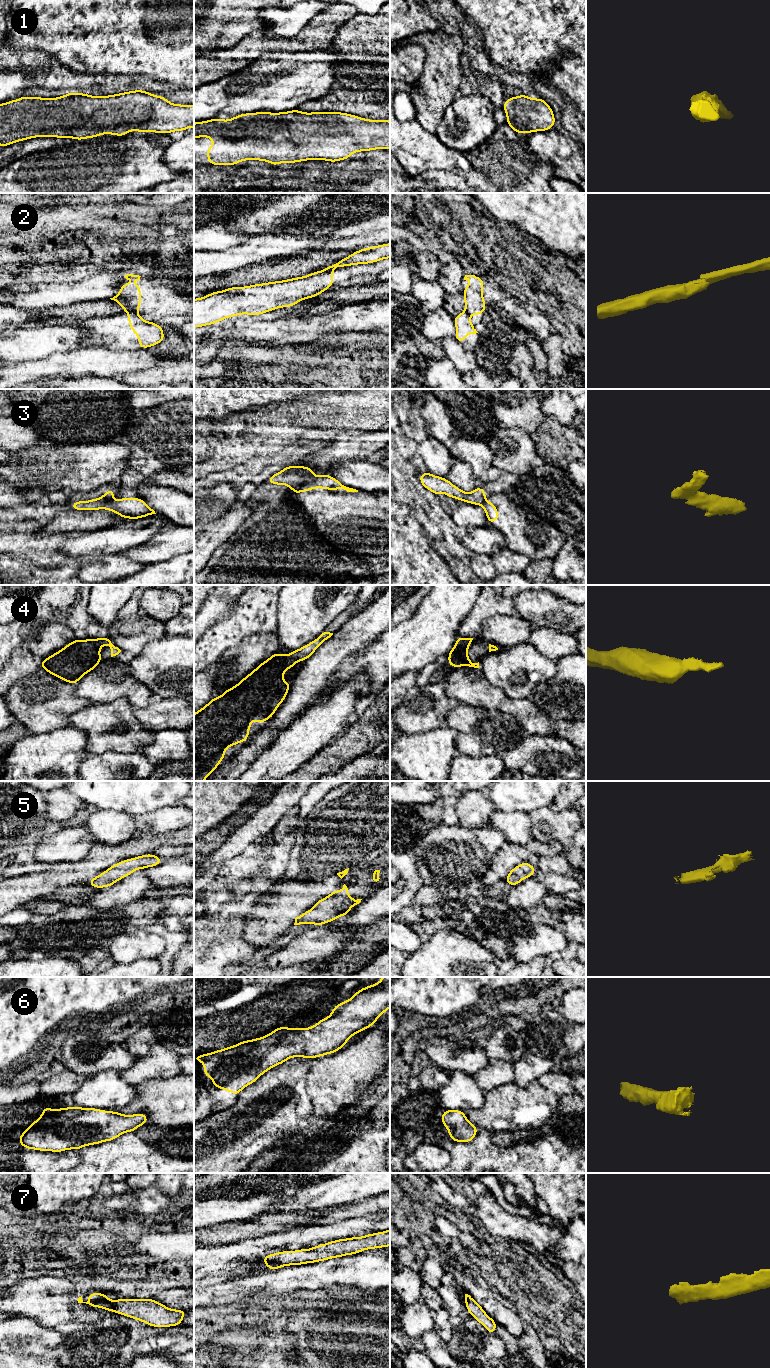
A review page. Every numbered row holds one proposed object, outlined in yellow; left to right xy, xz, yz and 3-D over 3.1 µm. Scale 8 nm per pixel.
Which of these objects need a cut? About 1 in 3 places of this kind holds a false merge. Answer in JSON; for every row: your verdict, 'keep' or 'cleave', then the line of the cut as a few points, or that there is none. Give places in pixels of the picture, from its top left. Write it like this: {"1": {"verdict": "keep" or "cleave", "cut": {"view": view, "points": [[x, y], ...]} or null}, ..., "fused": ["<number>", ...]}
{"1": {"verdict": "keep", "cut": null}, "2": {"verdict": "cleave", "cut": {"view": "xy", "points": [[128, 311], [136, 313]]}}, "3": {"verdict": "cleave", "cut": {"view": "xz", "points": [[316, 477], [293, 489]]}}, "4": {"verdict": "keep", "cut": null}, "5": {"verdict": "keep", "cut": null}, "6": {"verdict": "keep", "cut": null}, "7": {"verdict": "keep", "cut": null}, "fused": ["2", "3"]}

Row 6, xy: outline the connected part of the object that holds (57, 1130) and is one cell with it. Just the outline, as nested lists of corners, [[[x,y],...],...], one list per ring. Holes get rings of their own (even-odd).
[[[77,1106],[53,1110],[44,1107],[41,1117],[20,1135],[18,1142],[24,1148],[40,1151],[79,1150],[134,1132],[147,1122],[143,1113],[124,1115]]]

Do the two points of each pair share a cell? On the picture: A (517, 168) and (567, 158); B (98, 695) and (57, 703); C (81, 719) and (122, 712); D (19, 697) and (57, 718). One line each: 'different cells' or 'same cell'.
A: different cells
B: different cells
C: same cell
D: same cell

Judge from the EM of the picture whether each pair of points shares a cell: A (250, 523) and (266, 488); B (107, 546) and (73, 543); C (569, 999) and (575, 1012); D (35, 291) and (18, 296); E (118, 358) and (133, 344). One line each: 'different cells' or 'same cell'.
A: same cell
B: same cell
C: same cell
D: same cell
E: different cells

